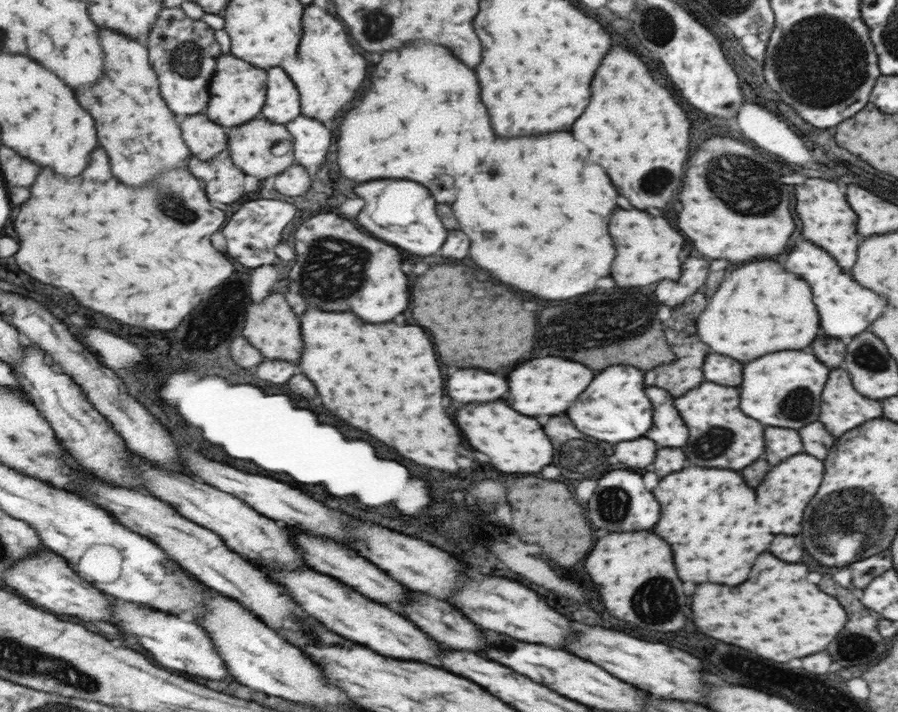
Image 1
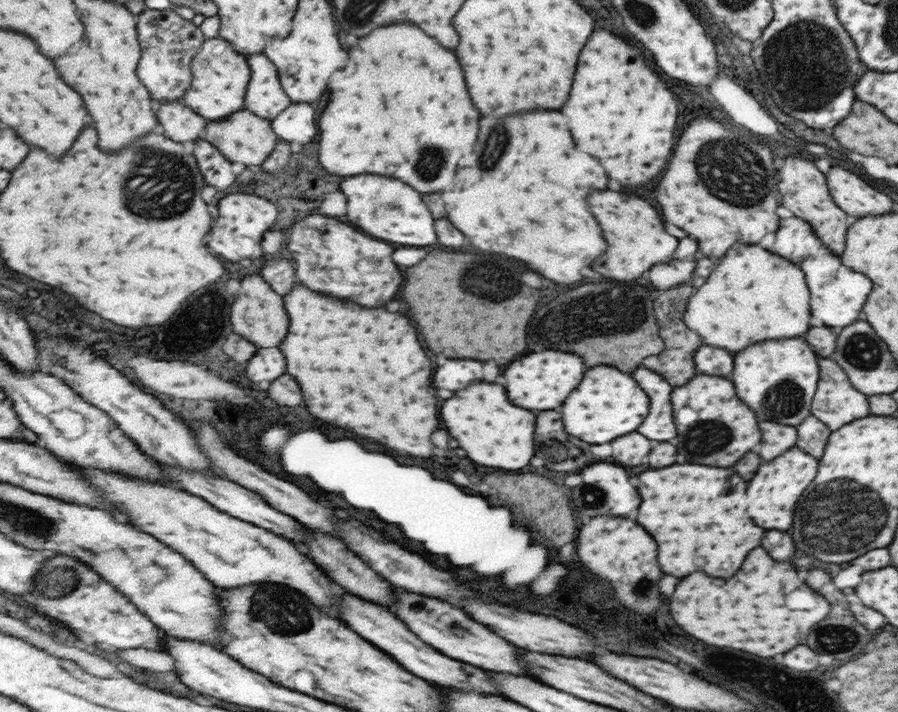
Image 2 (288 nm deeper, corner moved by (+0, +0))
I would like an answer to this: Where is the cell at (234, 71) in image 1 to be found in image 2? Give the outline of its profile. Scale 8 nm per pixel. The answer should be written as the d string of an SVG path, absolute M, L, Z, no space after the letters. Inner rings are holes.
M221 36L207 40L205 48L199 52L199 56L195 58L195 64L193 64L195 82L193 82L193 88L189 88L187 104L195 112L201 112L201 116L205 116L207 120L213 120L213 122L225 120L225 118L233 116L235 112L243 110L247 86L251 86L249 80L253 80L251 72L253 72L253 68L249 64L249 58L245 58L241 52L237 52L233 42L223 40Z

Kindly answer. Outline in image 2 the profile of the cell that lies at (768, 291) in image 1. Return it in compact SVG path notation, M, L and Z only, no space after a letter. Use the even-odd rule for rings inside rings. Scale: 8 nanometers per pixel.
M737 244L729 256L723 256L721 262L713 268L713 274L707 278L707 284L701 286L693 300L689 300L689 310L683 316L685 324L697 332L707 346L725 348L729 352L739 352L755 342L777 340L777 338L793 338L801 336L809 328L809 292L803 280L803 272L791 262L769 254L757 246Z

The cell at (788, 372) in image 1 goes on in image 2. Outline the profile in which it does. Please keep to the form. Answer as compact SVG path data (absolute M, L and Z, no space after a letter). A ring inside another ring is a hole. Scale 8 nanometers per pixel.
M767 340L765 344L755 344L753 348L745 348L745 352L737 352L737 368L733 368L733 384L737 384L737 396L757 412L757 420L797 426L803 418L809 416L811 396L817 384L817 358L811 348L803 340Z

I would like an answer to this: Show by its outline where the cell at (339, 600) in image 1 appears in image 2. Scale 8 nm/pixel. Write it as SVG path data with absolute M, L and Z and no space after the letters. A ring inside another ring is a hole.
M85 470L85 476L105 490L111 500L123 506L133 526L139 526L143 532L149 532L159 540L165 540L165 544L171 548L177 548L177 552L183 556L189 556L189 560L193 560L193 564L197 564L197 568L201 568L201 572L205 572L205 576L209 576L209 580L213 580L217 586L249 588L253 584L287 584L309 596L309 600L313 600L321 612L343 620L339 616L343 592L335 590L339 586L309 556L303 556L293 542L275 536L265 528L257 528L255 524L233 518L207 500L175 488L139 482L135 478L101 470Z

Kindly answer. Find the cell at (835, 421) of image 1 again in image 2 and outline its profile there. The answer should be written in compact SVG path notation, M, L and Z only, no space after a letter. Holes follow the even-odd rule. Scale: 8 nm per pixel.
M821 360L821 384L817 384L817 400L813 400L813 416L829 430L869 414L867 398L851 388L843 370L833 360Z

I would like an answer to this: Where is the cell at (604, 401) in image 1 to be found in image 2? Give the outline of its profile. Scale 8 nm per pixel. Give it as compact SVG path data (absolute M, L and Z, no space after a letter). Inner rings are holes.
M595 366L589 368L585 384L581 384L581 388L577 388L577 392L565 400L565 408L561 408L561 420L567 434L589 444L603 444L633 432L647 414L647 408L647 396L641 392L641 388L637 388L629 374L623 374L611 366Z

